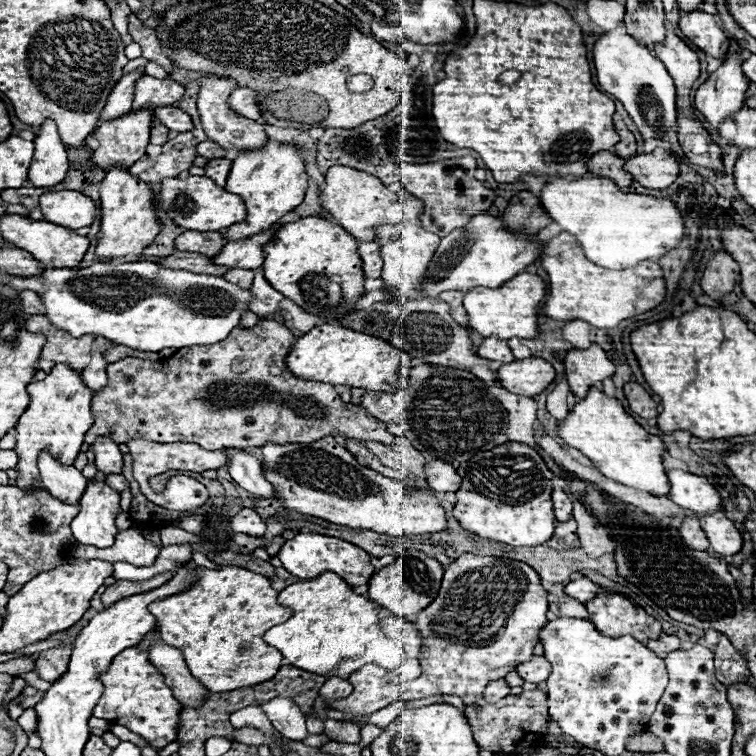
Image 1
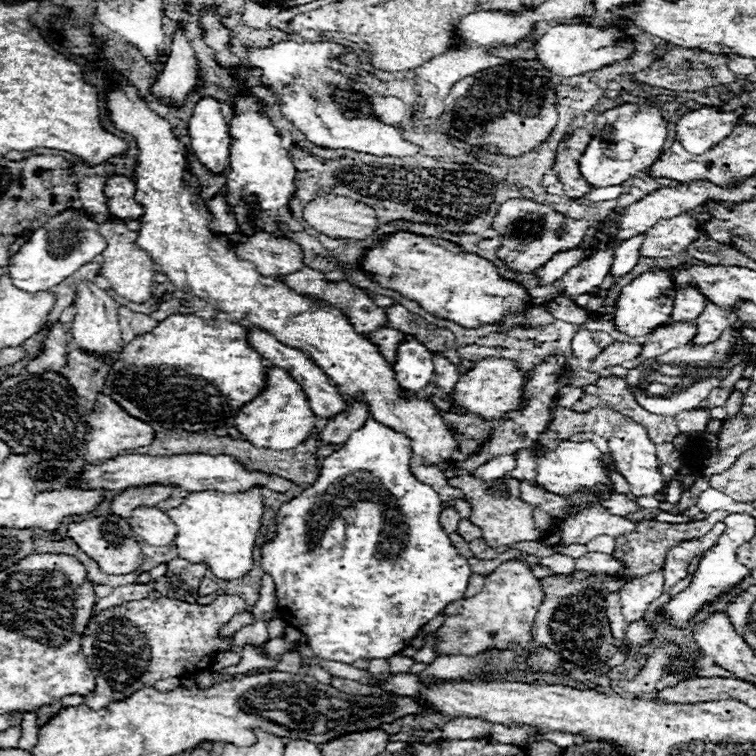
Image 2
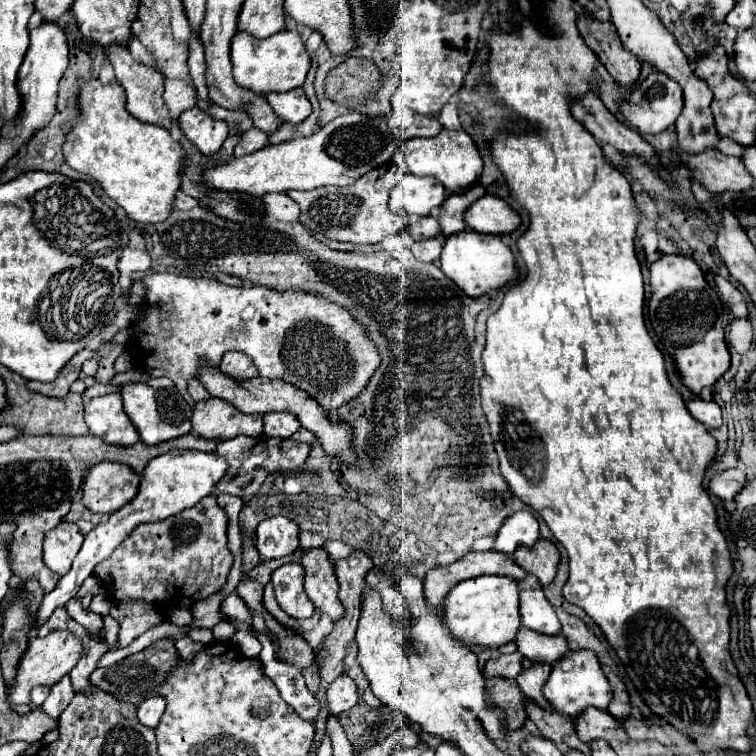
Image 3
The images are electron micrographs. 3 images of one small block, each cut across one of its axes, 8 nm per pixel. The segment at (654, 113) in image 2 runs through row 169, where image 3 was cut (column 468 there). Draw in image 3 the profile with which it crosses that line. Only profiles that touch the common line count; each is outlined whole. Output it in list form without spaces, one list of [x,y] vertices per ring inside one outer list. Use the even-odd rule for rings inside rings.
[[[482,576],[456,584],[444,598],[442,624],[464,646],[500,648],[516,638],[520,628],[518,582],[506,576]]]

